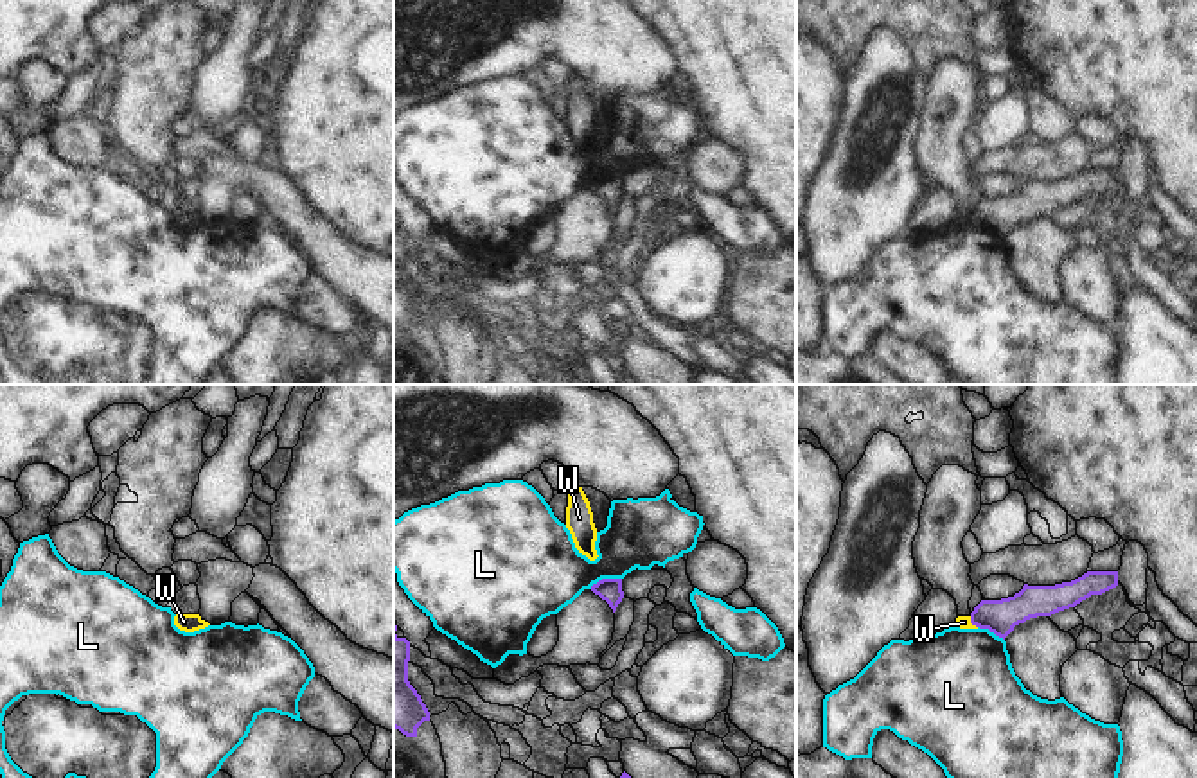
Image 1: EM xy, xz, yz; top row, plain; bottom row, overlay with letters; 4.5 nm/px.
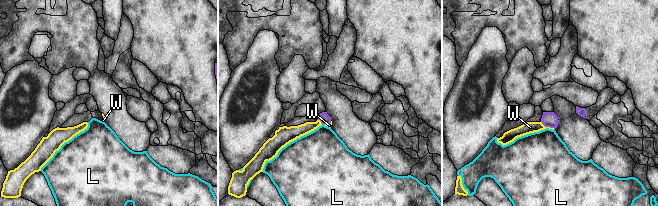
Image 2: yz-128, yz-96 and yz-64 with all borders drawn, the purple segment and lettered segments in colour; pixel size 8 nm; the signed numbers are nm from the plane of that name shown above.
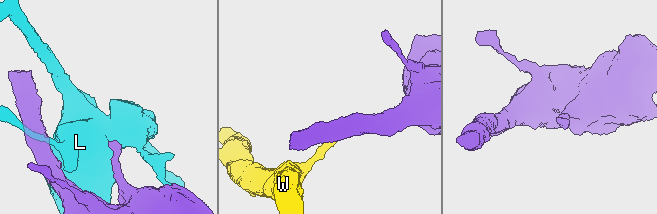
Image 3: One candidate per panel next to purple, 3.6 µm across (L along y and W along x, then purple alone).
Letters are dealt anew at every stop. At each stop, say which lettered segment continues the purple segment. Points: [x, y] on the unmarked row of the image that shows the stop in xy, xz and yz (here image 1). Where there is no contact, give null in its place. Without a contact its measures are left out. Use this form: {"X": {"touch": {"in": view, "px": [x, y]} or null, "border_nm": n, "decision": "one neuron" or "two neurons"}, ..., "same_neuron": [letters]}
{"L": {"touch": {"in": "xz", "px": [604, 176]}, "border_nm": 150, "decision": "two neurons"}, "W": {"touch": {"in": "yz", "px": [971, 220]}, "border_nm": 70, "decision": "two neurons"}, "same_neuron": []}

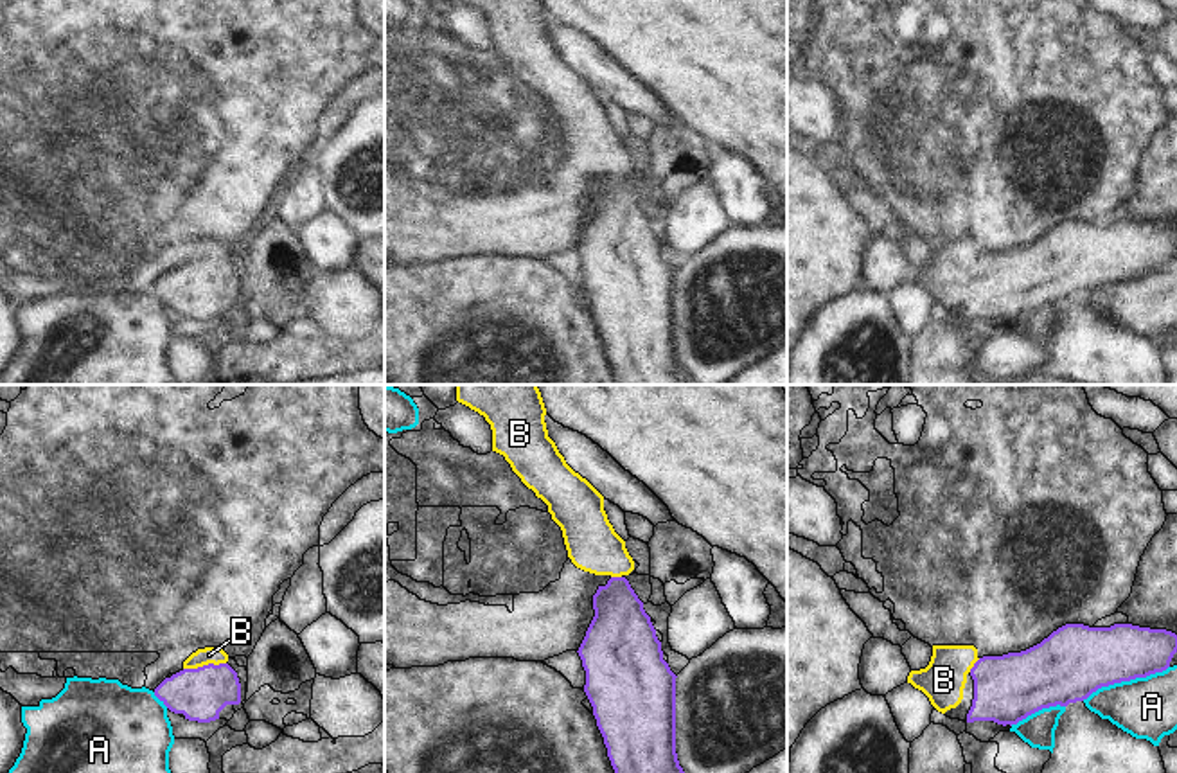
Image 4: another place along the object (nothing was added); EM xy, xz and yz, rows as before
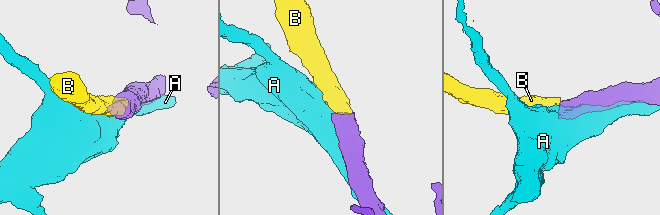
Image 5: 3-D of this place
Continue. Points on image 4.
{"A": {"touch": {"in": "yz", "px": [1125, 277]}, "border_nm": 420, "decision": "two neurons"}, "B": {"touch": {"in": "xy", "px": [203, 263]}, "border_nm": 190, "decision": "one neuron"}, "same_neuron": ["B"]}

